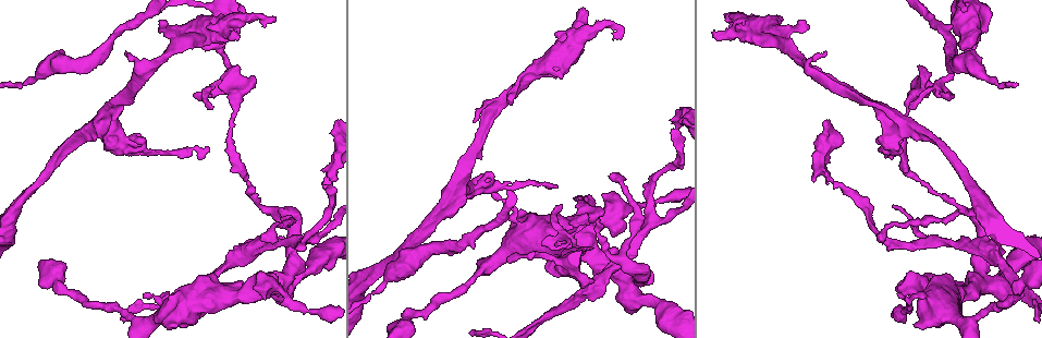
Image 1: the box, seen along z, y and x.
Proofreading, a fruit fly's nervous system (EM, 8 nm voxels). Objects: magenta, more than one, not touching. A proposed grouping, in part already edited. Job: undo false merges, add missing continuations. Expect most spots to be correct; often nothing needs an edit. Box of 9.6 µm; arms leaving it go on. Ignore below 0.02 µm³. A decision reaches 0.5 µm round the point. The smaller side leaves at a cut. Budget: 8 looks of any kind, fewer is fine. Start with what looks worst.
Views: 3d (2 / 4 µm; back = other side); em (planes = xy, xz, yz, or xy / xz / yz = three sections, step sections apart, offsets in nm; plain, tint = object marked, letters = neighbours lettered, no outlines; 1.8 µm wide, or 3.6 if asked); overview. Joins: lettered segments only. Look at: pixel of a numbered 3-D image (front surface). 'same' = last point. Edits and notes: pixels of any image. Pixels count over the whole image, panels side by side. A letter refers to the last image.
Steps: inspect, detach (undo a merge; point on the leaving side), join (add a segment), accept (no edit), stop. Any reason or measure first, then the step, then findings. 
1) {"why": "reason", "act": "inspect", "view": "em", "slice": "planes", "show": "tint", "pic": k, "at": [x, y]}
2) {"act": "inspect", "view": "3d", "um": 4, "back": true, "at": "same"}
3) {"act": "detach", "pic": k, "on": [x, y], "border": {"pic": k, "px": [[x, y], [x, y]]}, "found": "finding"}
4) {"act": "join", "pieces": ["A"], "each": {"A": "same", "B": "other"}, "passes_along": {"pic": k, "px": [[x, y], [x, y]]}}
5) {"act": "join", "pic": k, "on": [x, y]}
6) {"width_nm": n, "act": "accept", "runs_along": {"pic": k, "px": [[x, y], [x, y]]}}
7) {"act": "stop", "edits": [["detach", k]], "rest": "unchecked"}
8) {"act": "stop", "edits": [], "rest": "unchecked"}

{"why": "thick turns thin", "act": "inspect", "view": "em", "slice": "planes", "show": "letters", "pic": 1, "at": [965, 37]}

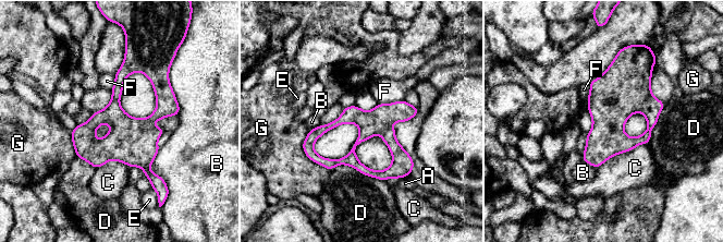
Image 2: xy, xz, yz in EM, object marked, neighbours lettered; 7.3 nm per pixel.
{"width_nm": 200, "act": "accept", "each": {"A": "other", "B": "other", "C": "other", "D": "other", "E": "other", "F": "other", "G": "other"}, "border": {"pic": 2, "px": [[403, 99], [378, 104]]}, "found": "all the same cell"}

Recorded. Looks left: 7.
{"why": "four-way junction", "act": "inspect", "view": "em", "slice": "planes", "show": "letters", "pic": 1, "at": [459, 193]}

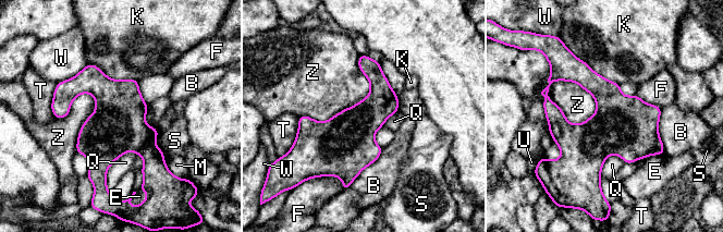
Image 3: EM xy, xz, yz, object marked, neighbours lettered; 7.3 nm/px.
{"longest_contact_nm": ["Z", 480], "act": "accept", "each": {"B": "other", "E": "other", "F": "other", "K": "other", "M": "other", "Q": "other", "S": "other", "T": "other", "U": "other", "W": "other", "Z": "other"}, "border": {"pic": 3, "px": [[550, 68], [565, 118], [591, 117]]}, "found": "one cell here"}

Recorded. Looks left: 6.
{"why": "narrows sharply", "act": "inspect", "view": "3d", "um": 4, "pic": 1, "at": [675, 130]}

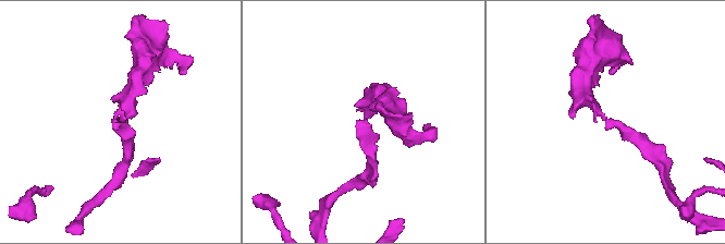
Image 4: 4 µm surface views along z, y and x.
{"arm_widths_nm": [190, 220], "act": "inspect", "view": "em", "slice": "xz", "step": 8, "show": "tint", "pic": 4, "at": [121, 121]}

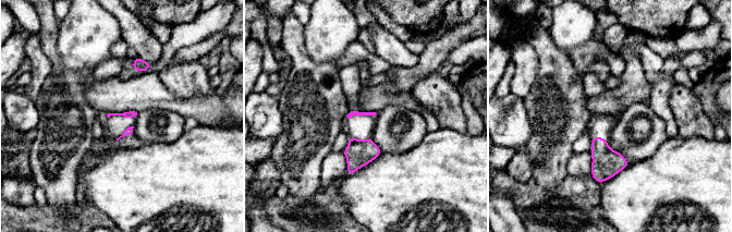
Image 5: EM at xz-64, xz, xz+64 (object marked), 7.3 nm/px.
{"why": "cut it another way", "act": "inspect", "view": "em", "slice": "planes", "show": "letters", "at": "same"}

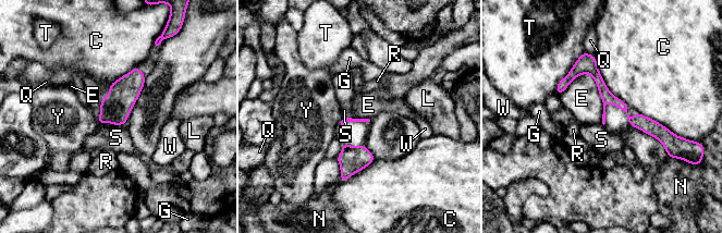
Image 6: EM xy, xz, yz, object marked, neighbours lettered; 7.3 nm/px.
{"width_nm": 40, "act": "accept", "each": {"C": "other", "E": "other", "G": "other", "L": "other", "N": "other", "Q": "other", "R": "other", "S": "other", "T": "other", "W": "other", "Y": "other"}, "found": "all the same cell"}

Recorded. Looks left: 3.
{"act": "stop", "edits": [], "rest": "unchecked"}

